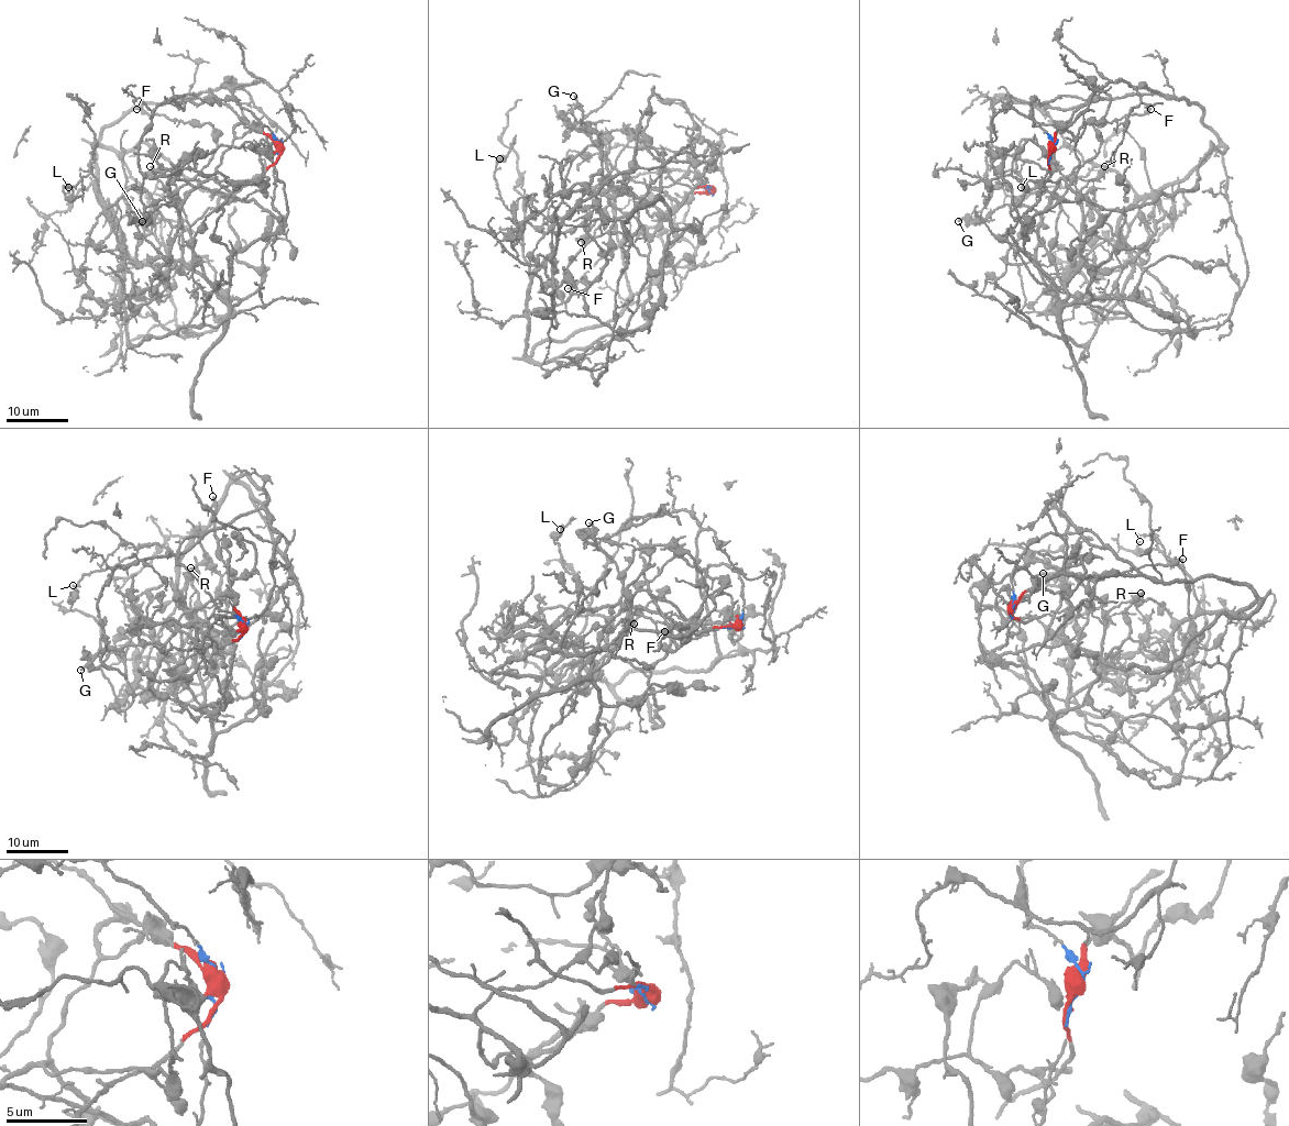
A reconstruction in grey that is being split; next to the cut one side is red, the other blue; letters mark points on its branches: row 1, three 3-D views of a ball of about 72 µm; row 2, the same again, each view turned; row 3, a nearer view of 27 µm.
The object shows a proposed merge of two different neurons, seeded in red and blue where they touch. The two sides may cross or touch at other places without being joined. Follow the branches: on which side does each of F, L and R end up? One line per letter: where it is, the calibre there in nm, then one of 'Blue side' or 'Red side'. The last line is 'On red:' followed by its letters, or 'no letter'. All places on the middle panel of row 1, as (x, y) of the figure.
F: Place: (568, 288). Thickness 190 nm. Red side
L: Place: (499, 158). Thickness 140 nm. Blue side
R: Place: (581, 242). Thickness 260 nm. Red side
On red: F, R

